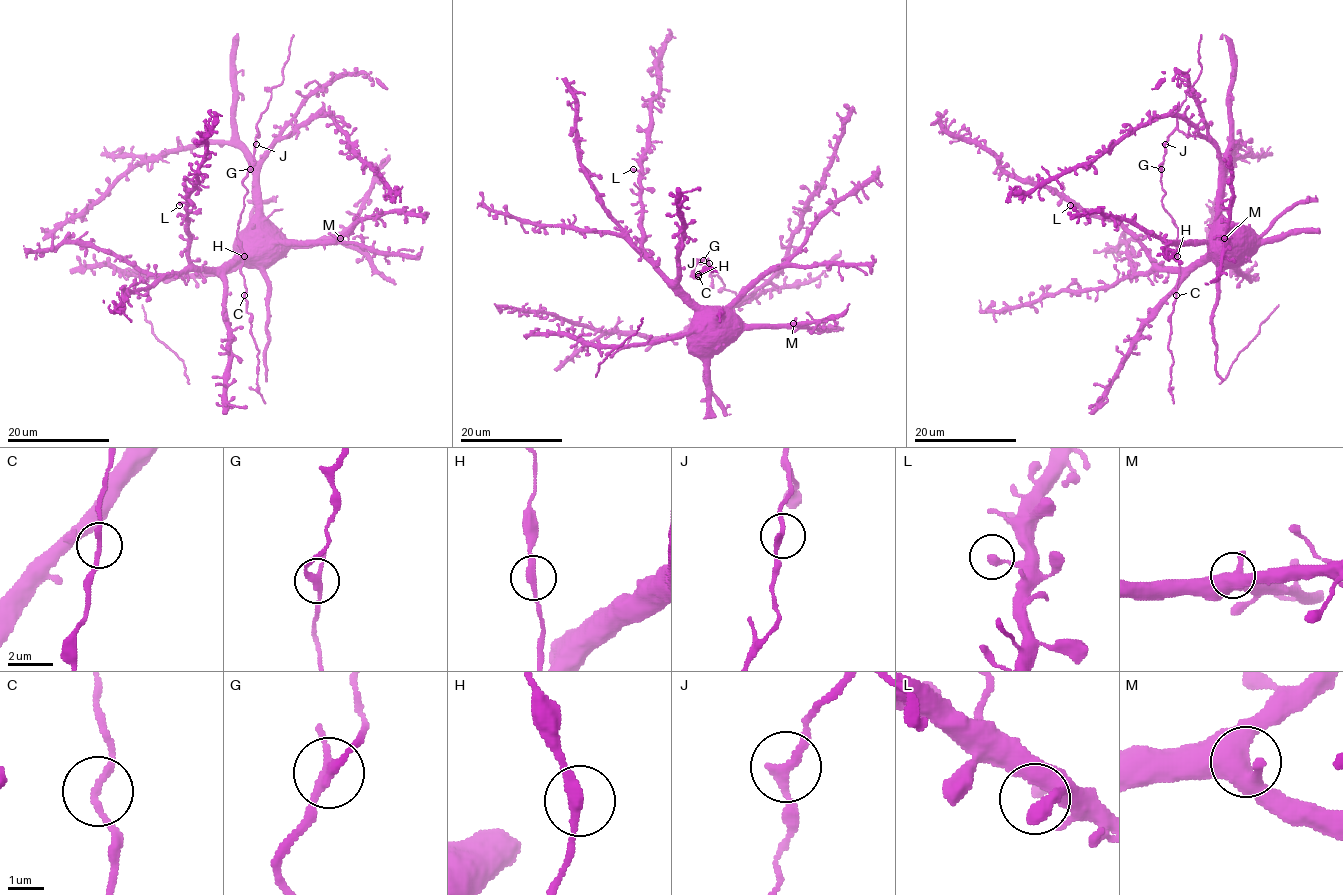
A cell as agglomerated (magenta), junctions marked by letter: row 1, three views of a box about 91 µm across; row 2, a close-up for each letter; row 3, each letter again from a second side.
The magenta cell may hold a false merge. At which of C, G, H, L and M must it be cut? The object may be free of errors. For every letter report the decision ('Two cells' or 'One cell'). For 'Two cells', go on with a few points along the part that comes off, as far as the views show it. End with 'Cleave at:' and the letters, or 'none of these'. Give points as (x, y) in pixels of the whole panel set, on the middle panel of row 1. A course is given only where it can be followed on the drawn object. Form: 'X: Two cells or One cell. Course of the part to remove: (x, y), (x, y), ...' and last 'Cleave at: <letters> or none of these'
C: One cell
G: Two cells. Course of the part to remove: (703, 259), (708, 259), (710, 274), (716, 274), (724, 287), (736, 294), (736, 300), (742, 296), (746, 299)
H: One cell
L: One cell
M: One cell
Cleave at: G

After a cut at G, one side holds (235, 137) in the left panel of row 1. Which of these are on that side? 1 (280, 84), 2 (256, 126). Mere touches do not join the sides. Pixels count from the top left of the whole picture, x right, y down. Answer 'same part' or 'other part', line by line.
1: other part
2: other part

